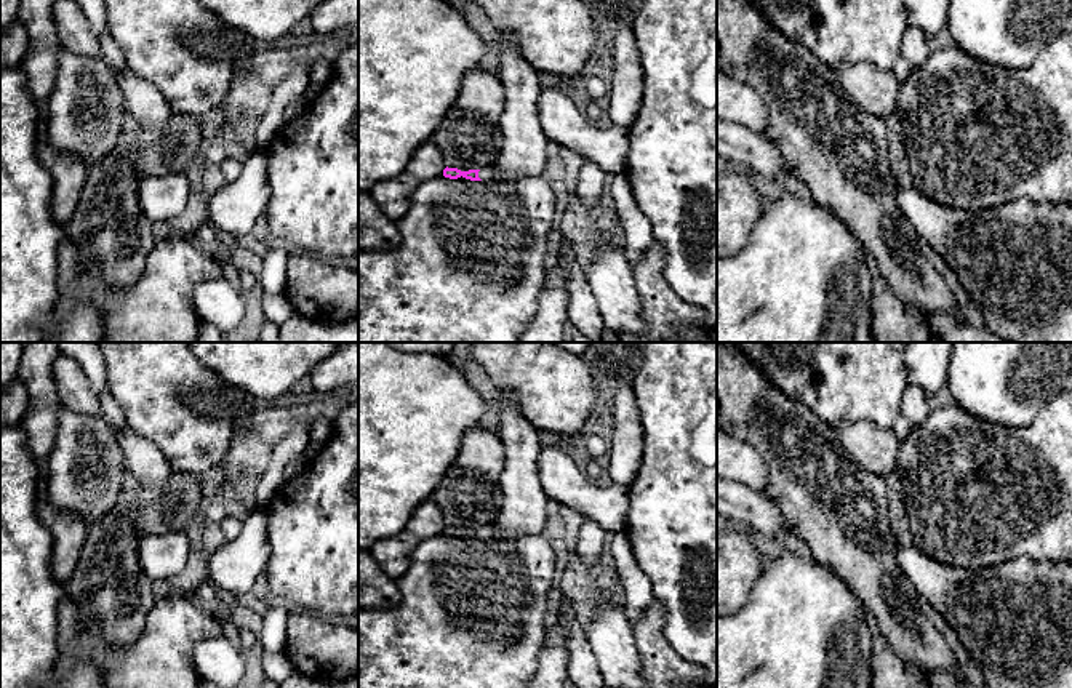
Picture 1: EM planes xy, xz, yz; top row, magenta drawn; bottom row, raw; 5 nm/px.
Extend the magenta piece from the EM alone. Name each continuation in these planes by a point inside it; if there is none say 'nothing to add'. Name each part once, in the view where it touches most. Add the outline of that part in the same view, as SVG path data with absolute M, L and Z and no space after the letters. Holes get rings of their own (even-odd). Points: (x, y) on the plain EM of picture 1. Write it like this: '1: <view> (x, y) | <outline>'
1: xz (488, 532) | M494 523L478 530L478 536L482 539L491 539L496 536L496 533L498 533L498 530L496 530Z

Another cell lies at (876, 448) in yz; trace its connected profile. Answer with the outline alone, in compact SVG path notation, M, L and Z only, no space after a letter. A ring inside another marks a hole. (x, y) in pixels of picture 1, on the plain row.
M869 421L840 422L832 430L864 469L880 477L896 474L901 440L893 430L882 429Z

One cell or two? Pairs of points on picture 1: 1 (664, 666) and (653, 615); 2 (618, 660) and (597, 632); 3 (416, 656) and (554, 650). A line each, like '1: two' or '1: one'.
1: one
2: one
3: two

